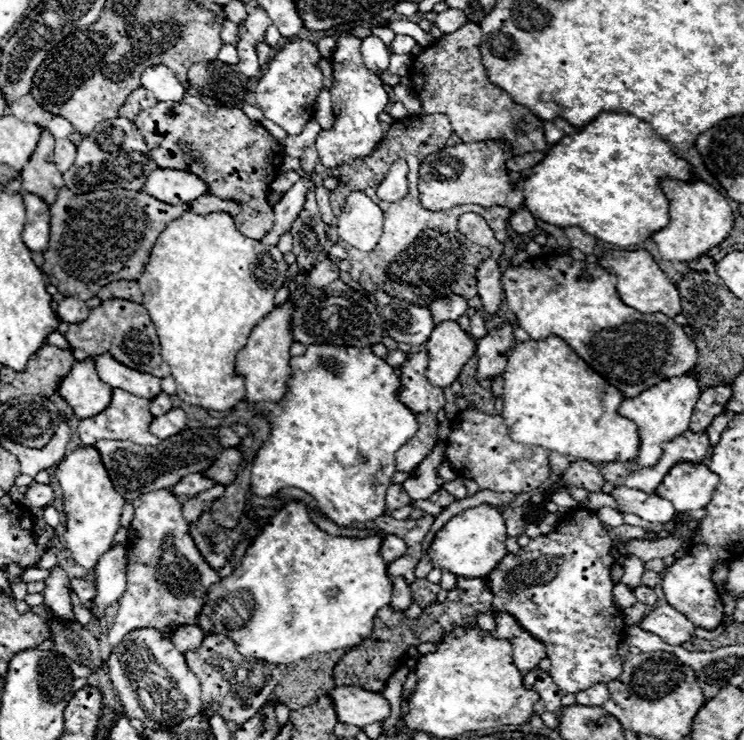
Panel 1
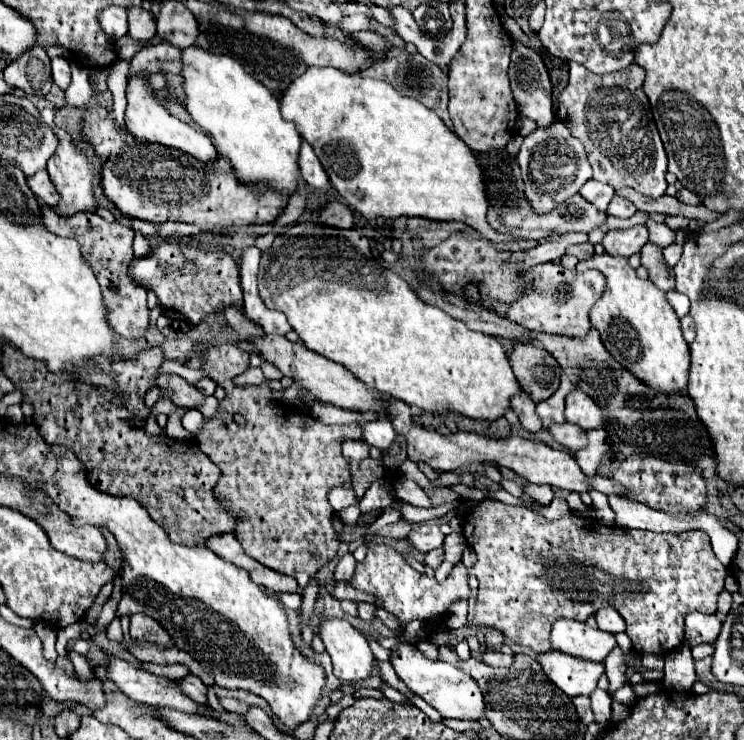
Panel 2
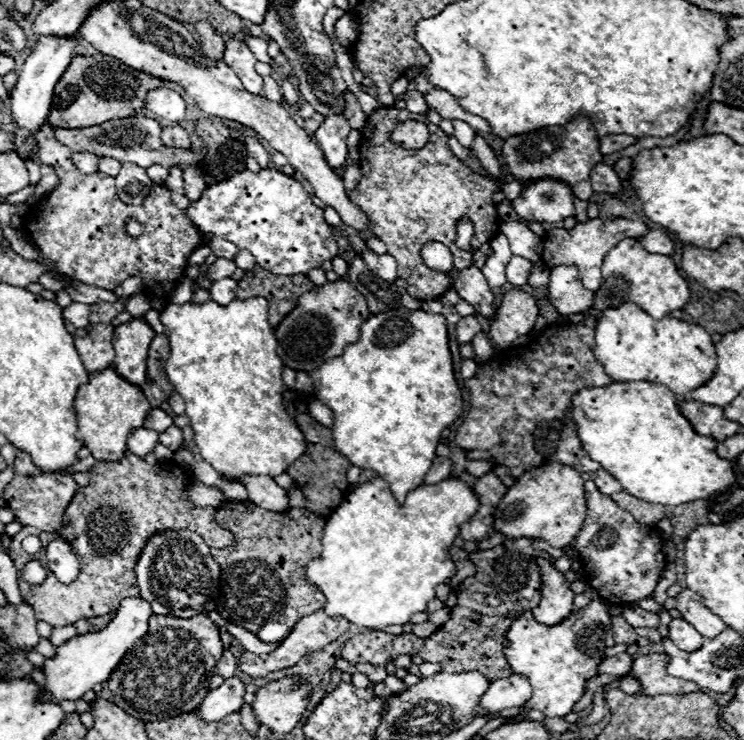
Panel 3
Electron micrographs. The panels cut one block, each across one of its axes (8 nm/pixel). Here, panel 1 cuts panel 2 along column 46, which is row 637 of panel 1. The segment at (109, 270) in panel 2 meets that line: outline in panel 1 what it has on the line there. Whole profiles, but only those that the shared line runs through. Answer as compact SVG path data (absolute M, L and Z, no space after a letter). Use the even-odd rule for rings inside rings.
M220 634L206 636L200 650L186 654L186 664L200 680L204 716L218 712L226 722L236 724L250 720L268 702L276 684L282 680L282 672L276 664L242 656L230 638Z

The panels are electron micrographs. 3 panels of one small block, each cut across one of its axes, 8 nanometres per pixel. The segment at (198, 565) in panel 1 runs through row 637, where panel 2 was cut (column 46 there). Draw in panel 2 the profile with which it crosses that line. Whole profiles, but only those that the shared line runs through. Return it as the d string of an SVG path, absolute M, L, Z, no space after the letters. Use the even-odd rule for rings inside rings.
M50 108L42 110L40 116L42 116L42 120L52 128L52 132L56 132L56 138L58 138L58 148L56 148L54 156L48 160L48 166L46 166L46 168L48 168L48 174L50 174L50 180L52 180L52 184L54 184L56 192L60 194L56 212L58 212L60 216L74 216L74 214L78 214L78 212L96 212L98 202L96 202L96 198L94 198L94 188L92 188L92 180L94 180L96 172L92 170L92 164L90 164L88 154L86 154L82 148L78 148L78 146L74 144L70 132L66 132L64 128L60 128L60 126L56 126L56 124L52 122L52 112L50 112Z

